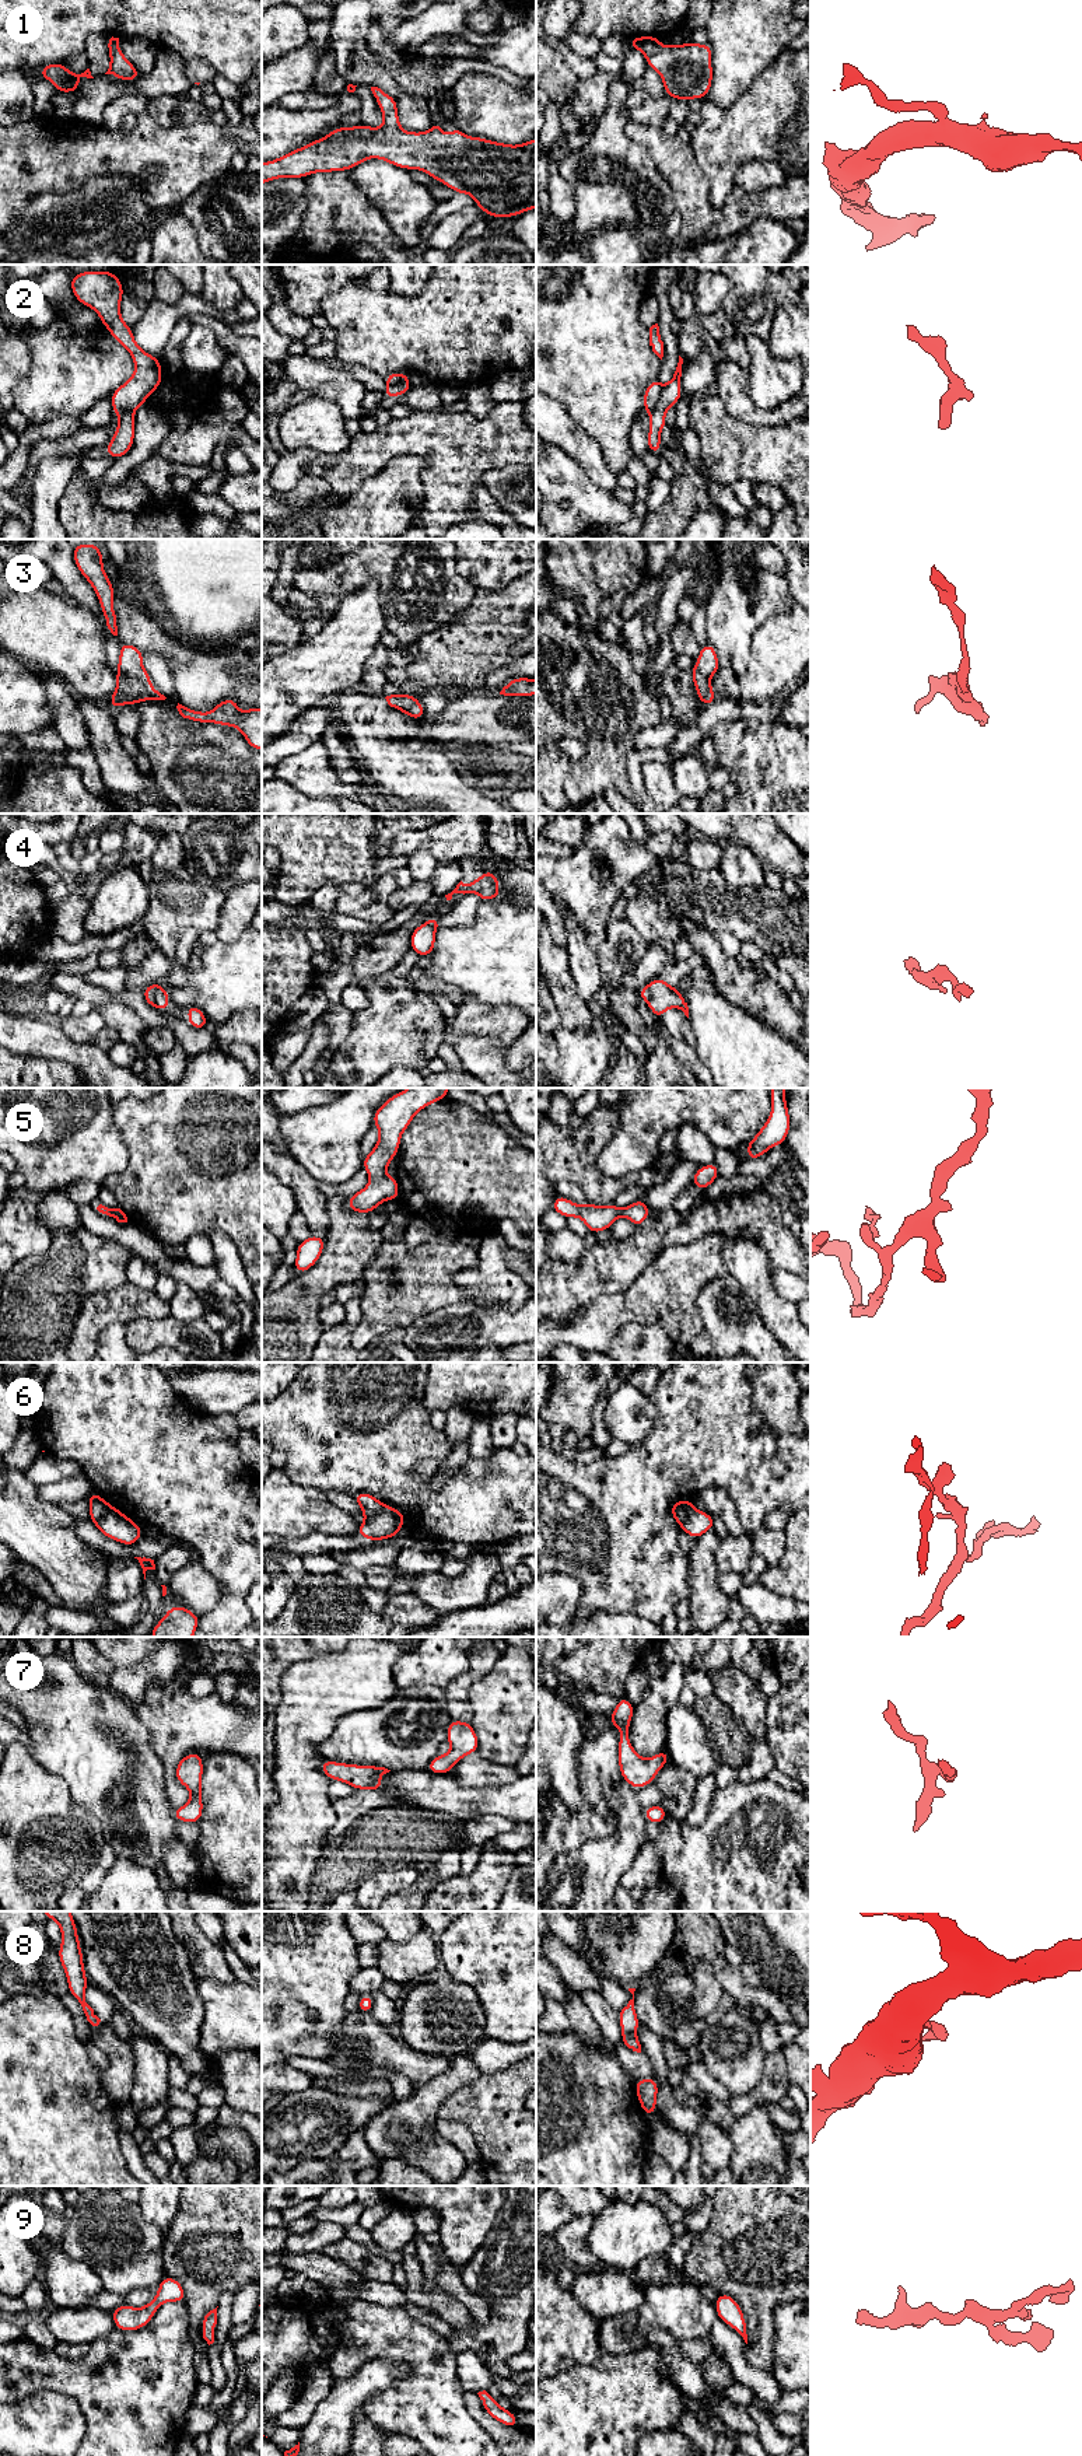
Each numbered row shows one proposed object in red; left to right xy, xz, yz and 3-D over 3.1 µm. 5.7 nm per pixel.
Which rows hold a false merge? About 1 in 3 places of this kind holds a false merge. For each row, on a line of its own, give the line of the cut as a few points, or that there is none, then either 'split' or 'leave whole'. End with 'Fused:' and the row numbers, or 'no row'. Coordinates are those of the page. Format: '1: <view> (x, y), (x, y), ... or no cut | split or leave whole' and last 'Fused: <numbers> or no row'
1: no cut | leave whole
2: yz (662, 387), (659, 401), (650, 413) | split
3: no cut | leave whole
4: xy (161, 985), (156, 992), (156, 1006) | split
5: no cut | leave whole
6: xz (384, 1504), (373, 1517), (366, 1519) | split
7: no cut | leave whole
8: no cut | leave whole
9: no cut | leave whole
Fused: 2, 4, 6

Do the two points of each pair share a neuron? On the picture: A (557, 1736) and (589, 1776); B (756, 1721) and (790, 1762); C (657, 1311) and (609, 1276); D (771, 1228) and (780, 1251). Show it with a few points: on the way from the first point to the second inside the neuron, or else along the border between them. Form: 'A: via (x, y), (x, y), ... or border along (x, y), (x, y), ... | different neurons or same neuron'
A: border along (589, 1731), (578, 1750), (577, 1780), (581, 1794) | different neurons
B: border along (766, 1700), (767, 1736), (764, 1739) | different neurons
C: border along (648, 1265), (629, 1286), (605, 1293), (595, 1301) | different neurons
D: via (773, 1234), (780, 1245) | same neuron

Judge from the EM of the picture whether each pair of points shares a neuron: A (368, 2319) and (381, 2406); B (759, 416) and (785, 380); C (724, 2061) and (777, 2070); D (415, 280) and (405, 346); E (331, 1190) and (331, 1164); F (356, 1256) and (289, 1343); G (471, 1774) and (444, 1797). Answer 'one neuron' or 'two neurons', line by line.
A: one neuron
B: two neurons
C: two neurons
D: two neurons
E: two neurons
F: one neuron
G: two neurons

